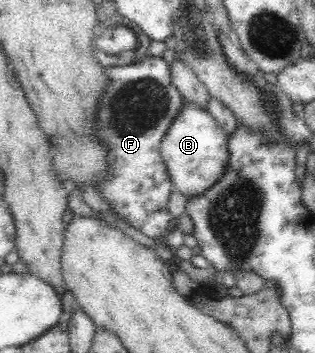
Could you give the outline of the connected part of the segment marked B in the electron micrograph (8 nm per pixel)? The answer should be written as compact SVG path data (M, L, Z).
M183 100L181 110L173 118L159 144L159 150L172 183L187 199L201 195L206 188L213 187L225 172L227 158L229 158L227 136L228 133L219 126L206 108Z

